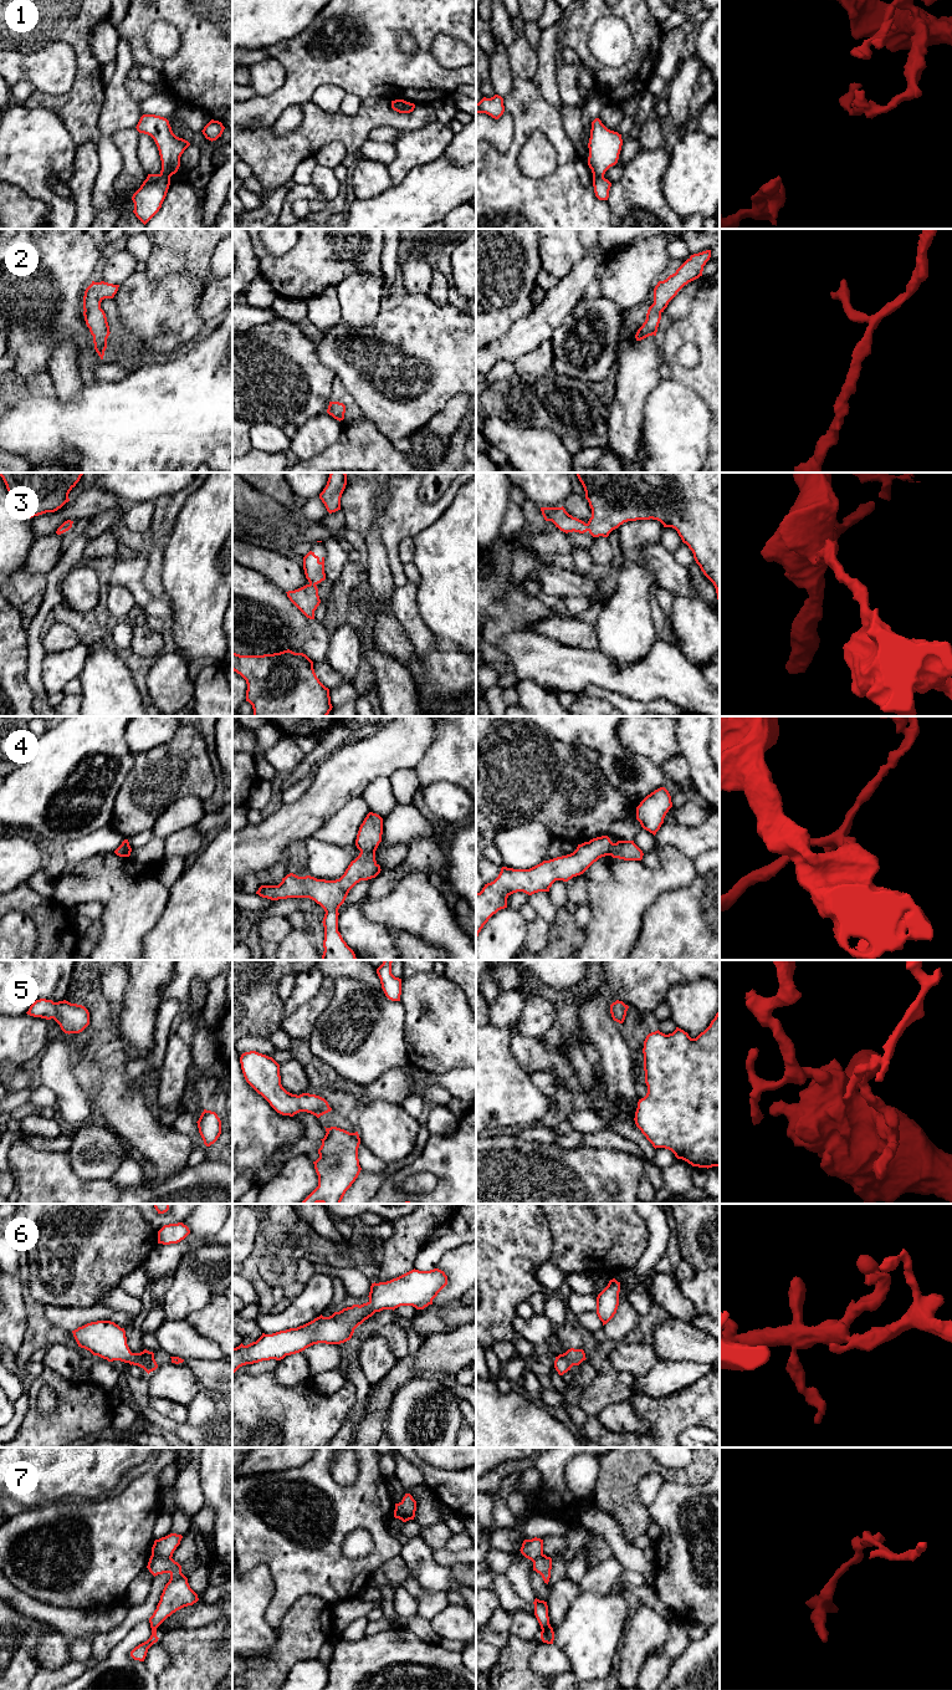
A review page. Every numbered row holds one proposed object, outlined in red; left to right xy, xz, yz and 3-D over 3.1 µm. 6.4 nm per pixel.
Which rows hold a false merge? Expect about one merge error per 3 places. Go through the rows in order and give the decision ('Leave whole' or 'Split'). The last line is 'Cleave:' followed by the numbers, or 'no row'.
1: Split
2: Leave whole
3: Leave whole
4: Split
5: Leave whole
6: Leave whole
7: Split
Cleave: 1, 4, 7

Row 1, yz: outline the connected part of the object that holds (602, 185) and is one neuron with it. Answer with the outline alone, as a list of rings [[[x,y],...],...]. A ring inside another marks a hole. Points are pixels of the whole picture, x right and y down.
[[[593,175],[593,187],[594,187],[595,196],[599,200],[608,200],[609,190],[611,187],[611,183],[608,179],[605,179],[604,177]]]

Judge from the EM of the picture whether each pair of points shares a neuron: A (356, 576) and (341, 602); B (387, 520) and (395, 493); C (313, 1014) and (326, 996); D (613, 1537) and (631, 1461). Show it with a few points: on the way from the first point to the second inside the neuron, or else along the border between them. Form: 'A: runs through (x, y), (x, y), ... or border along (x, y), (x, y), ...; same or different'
A: runs through (349, 582), (341, 591), (341, 596); same
B: runs through (393, 514), (395, 511), (395, 499); same
C: runs through (313, 1010), (322, 1000); same
D: border along (593, 1506), (607, 1512), (630, 1543); different

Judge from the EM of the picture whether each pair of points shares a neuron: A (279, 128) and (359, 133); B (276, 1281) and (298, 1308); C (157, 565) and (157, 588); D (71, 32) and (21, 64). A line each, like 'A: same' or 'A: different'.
A: different
B: different
C: same
D: different

